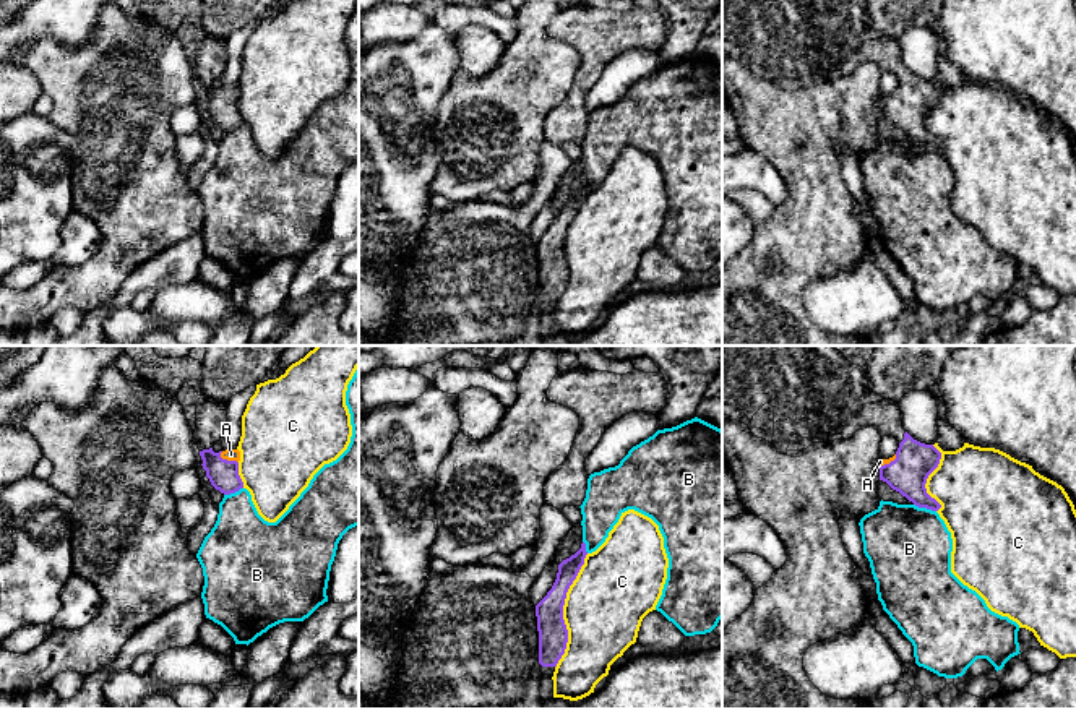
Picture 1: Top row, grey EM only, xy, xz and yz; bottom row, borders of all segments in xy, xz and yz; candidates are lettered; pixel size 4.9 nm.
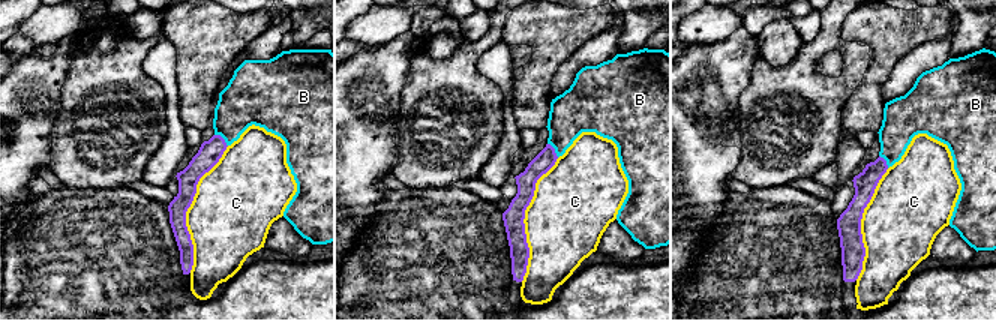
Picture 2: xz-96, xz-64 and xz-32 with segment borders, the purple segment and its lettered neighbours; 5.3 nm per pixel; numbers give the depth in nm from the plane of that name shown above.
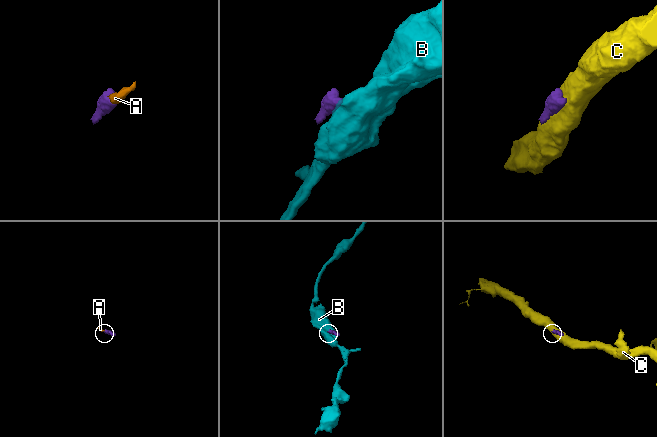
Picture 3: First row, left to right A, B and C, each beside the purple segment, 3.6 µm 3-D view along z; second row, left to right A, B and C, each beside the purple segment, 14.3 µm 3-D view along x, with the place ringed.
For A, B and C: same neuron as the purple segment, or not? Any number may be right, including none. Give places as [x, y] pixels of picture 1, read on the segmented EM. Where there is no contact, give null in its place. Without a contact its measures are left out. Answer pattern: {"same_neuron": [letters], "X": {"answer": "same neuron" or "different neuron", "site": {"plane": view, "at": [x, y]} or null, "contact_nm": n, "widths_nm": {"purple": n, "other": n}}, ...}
{"same_neuron": ["A"], "A": {"answer": "same neuron", "site": {"plane": "xy", "at": [226, 459]}, "contact_nm": 110, "widths_nm": {"purple": 150, "other": 60}}, "B": {"answer": "different neuron", "site": {"plane": "yz", "at": [925, 507]}, "contact_nm": 120, "widths_nm": {"purple": 200, "other": 420}}, "C": {"answer": "different neuron", "site": {"plane": "xz", "at": [562, 610]}, "contact_nm": 600, "widths_nm": {"purple": 140, "other": 400}}}

